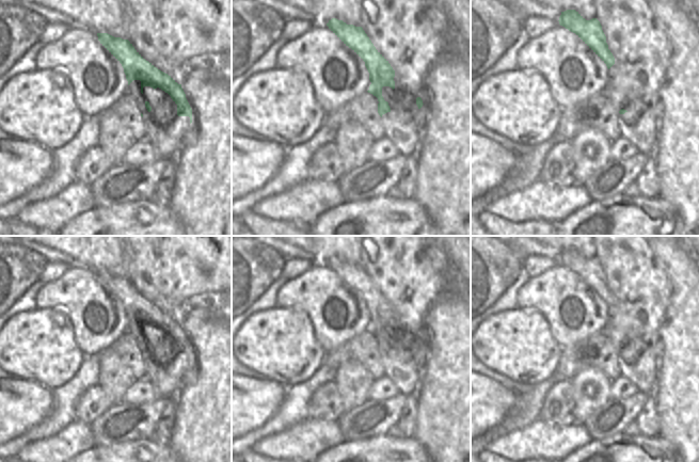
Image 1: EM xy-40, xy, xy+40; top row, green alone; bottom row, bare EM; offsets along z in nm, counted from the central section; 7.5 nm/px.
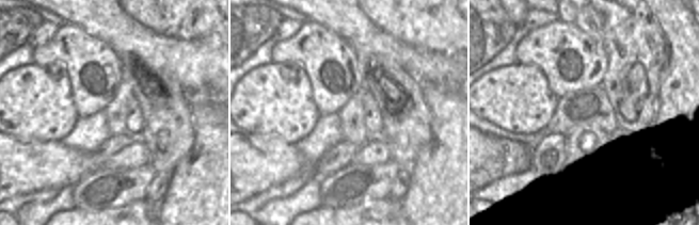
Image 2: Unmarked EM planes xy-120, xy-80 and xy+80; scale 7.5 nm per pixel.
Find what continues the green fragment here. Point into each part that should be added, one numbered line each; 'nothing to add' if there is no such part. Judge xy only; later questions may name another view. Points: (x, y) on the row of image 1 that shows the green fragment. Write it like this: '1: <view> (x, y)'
1: xy (404, 130)

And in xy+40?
1: xy+40 (640, 129)

